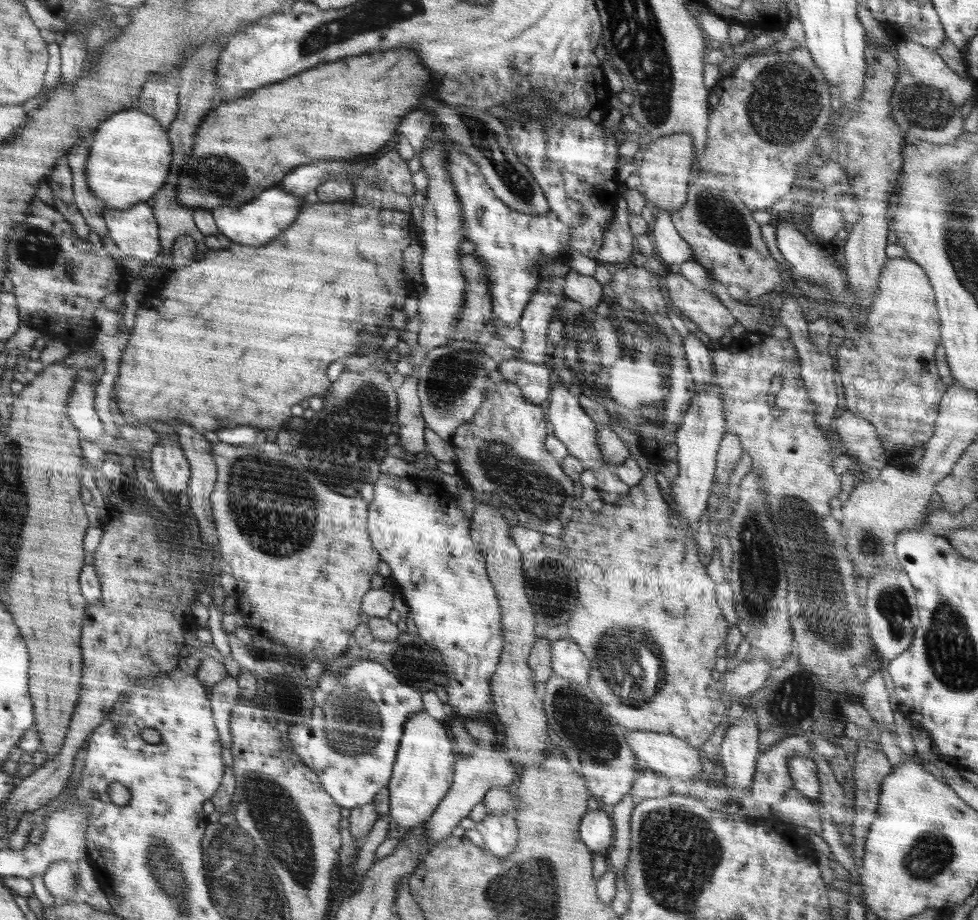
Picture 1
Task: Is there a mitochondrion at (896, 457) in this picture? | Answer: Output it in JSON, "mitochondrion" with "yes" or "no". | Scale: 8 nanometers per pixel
{"mitochondrion":"no"}

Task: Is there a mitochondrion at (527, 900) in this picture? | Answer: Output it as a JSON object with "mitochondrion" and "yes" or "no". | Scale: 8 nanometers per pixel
{"mitochondrion":"yes"}

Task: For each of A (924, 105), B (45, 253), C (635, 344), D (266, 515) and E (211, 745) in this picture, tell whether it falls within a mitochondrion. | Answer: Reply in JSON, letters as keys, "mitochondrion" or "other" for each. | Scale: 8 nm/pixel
{"A":"mitochondrion","B":"mitochondrion","C":"mitochondrion","D":"mitochondrion","E":"other"}

